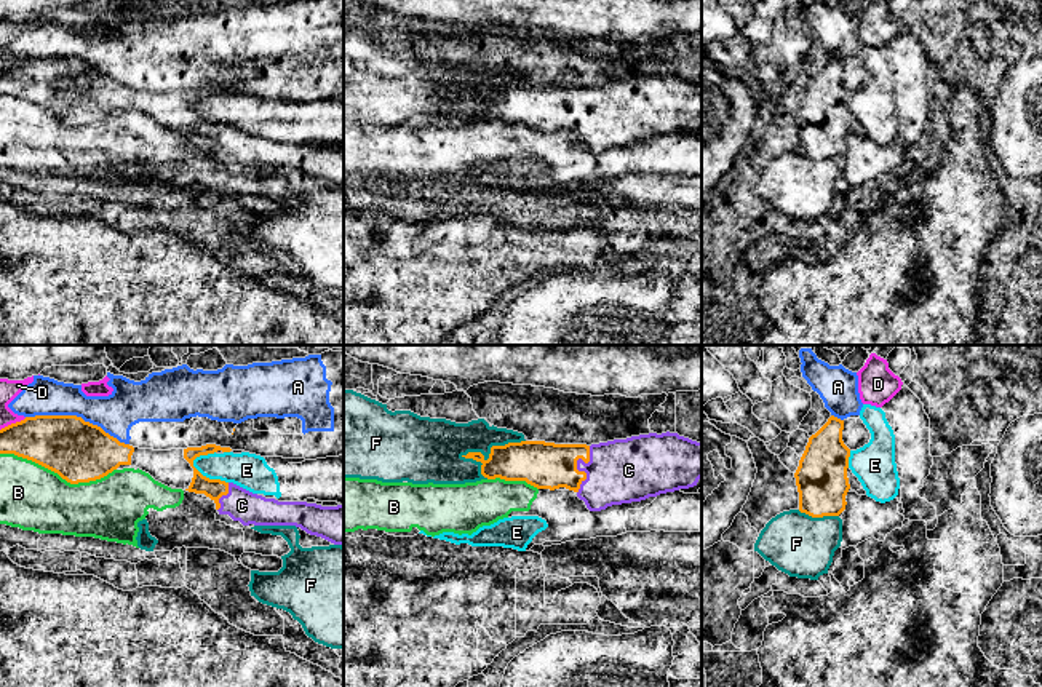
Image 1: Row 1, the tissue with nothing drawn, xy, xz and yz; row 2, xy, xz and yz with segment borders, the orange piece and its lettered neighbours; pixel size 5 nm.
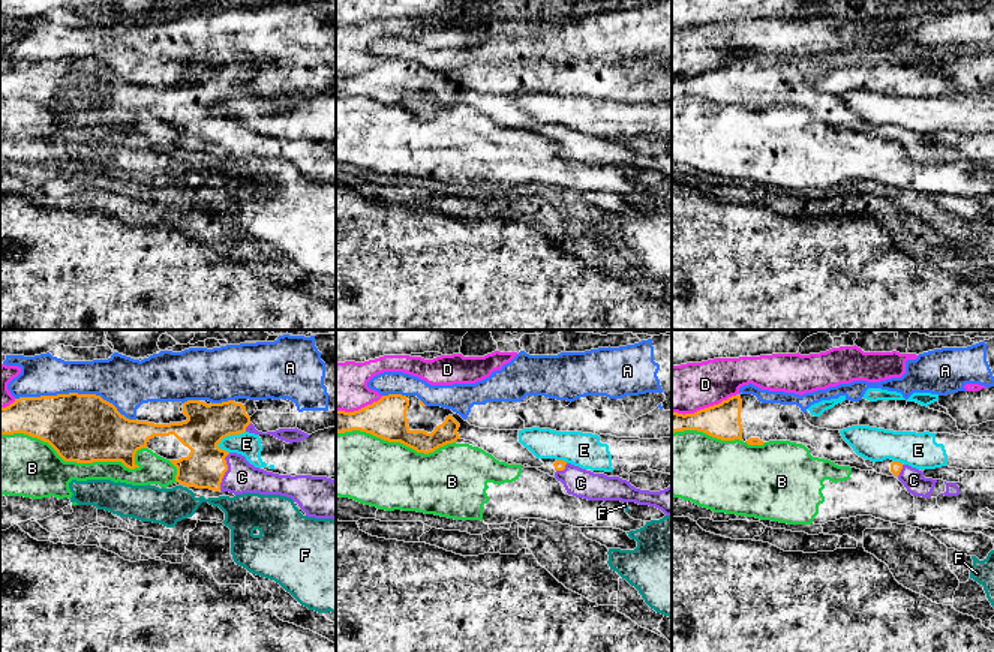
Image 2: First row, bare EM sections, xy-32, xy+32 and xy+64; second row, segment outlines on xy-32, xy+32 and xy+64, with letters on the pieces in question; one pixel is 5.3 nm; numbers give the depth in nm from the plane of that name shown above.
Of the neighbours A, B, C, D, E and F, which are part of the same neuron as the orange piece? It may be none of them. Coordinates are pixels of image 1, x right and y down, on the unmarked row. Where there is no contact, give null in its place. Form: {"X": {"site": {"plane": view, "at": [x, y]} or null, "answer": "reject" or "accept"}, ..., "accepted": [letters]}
{"A": {"site": {"plane": "xy", "at": [75, 58]}, "answer": "reject"}, "B": {"site": {"plane": "xy", "at": [58, 115]}, "answer": "reject"}, "C": {"site": {"plane": "xz", "at": [576, 107]}, "answer": "accept"}, "D": {"site": {"plane": "xy", "at": [13, 66]}, "answer": "reject"}, "E": {"site": {"plane": "xy", "at": [208, 120]}, "answer": "reject"}, "F": {"site": {"plane": "xz", "at": [491, 91]}, "answer": "reject"}, "accepted": ["C"]}

